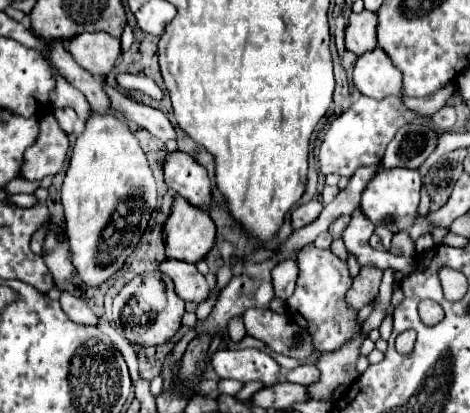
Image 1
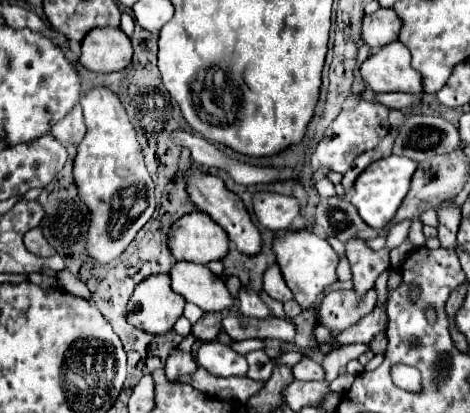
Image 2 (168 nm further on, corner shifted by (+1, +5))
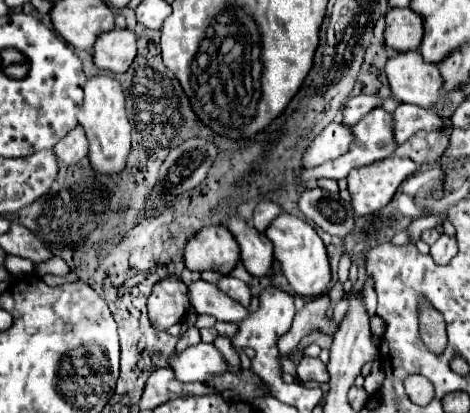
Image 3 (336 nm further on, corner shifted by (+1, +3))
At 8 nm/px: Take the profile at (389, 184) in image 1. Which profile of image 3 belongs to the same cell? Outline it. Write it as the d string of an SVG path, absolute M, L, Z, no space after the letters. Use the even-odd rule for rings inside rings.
M385 157L351 171L347 177L355 215L371 215L383 209L395 195L397 187L409 177L417 165L407 157Z

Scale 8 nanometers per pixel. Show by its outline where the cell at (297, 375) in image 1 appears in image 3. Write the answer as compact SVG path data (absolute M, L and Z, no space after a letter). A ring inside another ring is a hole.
M303 357L297 365L297 375L301 381L317 381L317 383L325 383L327 381L327 367L321 359L311 359L311 357Z

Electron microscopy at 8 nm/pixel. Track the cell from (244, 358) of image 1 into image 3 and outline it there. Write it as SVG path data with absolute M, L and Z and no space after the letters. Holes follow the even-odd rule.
M197 343L179 355L171 355L169 365L175 371L177 379L201 383L207 383L211 377L221 375L229 369L229 363L213 343Z

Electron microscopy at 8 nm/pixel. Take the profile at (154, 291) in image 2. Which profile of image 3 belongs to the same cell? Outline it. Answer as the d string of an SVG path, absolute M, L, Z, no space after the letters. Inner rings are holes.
M167 277L155 283L153 293L147 301L149 321L155 329L167 331L171 325L181 323L189 311L187 287L179 277Z

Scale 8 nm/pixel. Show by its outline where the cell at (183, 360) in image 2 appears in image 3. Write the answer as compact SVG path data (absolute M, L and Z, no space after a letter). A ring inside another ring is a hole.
M189 327L189 329L185 329L183 333L181 333L181 337L179 337L179 343L177 343L177 347L175 347L175 353L183 353L187 347L191 347L193 343L199 343L201 341L201 337L199 337L199 331L197 331L197 327Z

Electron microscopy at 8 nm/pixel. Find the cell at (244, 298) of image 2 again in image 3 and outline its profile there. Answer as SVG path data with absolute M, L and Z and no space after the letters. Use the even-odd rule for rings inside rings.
M225 275L225 277L217 283L217 287L219 287L223 293L227 293L231 299L235 299L237 303L241 303L243 307L249 307L249 303L251 303L251 293L249 293L249 285L247 285L247 283L243 283L243 281L235 279L235 277Z

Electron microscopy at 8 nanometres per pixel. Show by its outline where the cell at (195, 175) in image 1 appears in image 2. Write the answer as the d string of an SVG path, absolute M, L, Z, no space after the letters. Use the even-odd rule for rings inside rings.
M187 171L185 177L189 181L187 191L189 191L191 201L195 203L195 207L199 211L207 213L215 223L219 223L227 231L229 239L237 245L237 249L241 253L245 253L245 255L257 255L261 251L261 245L263 245L261 243L261 235L259 235L259 229L253 225L253 221L251 221L245 205L243 205L243 201L235 193L231 193L223 185L223 181L219 177L215 177L215 175L195 175L195 173Z

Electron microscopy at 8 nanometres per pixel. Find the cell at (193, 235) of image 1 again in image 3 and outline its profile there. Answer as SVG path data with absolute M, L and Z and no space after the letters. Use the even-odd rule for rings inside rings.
M223 225L203 227L185 245L183 261L191 271L217 271L227 275L239 259L239 245Z

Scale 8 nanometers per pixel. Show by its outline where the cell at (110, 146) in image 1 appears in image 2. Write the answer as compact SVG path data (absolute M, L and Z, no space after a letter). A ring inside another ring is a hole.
M97 85L79 103L83 107L87 135L77 147L73 175L79 195L91 211L87 251L95 261L109 263L127 249L137 231L151 219L155 211L153 181L145 169L135 129L119 97L107 85Z

